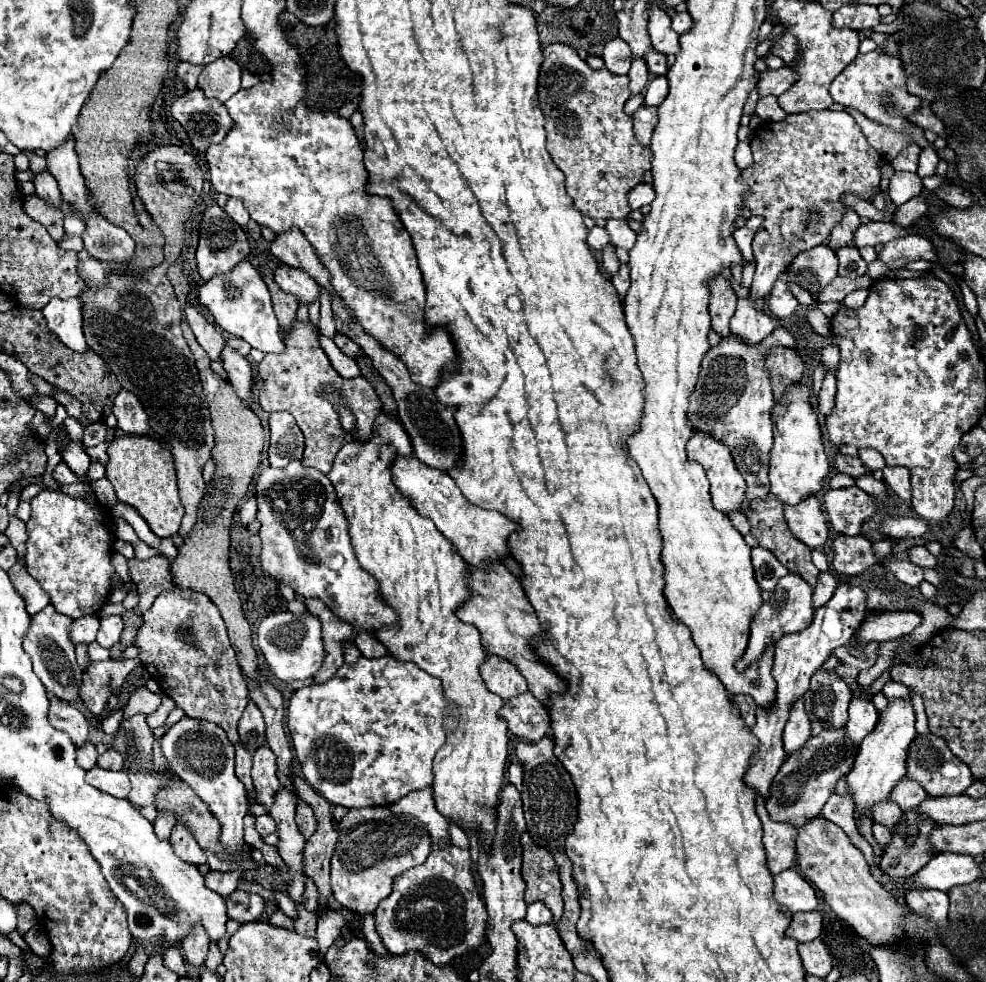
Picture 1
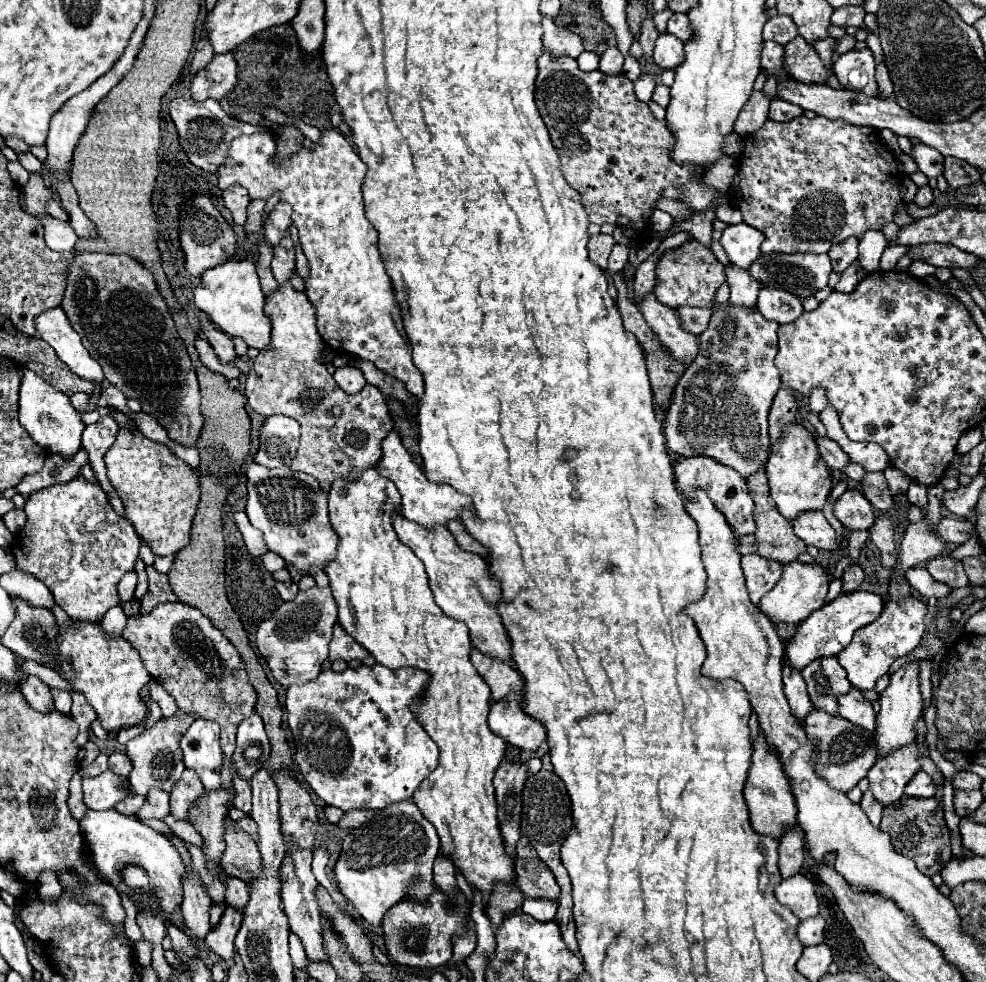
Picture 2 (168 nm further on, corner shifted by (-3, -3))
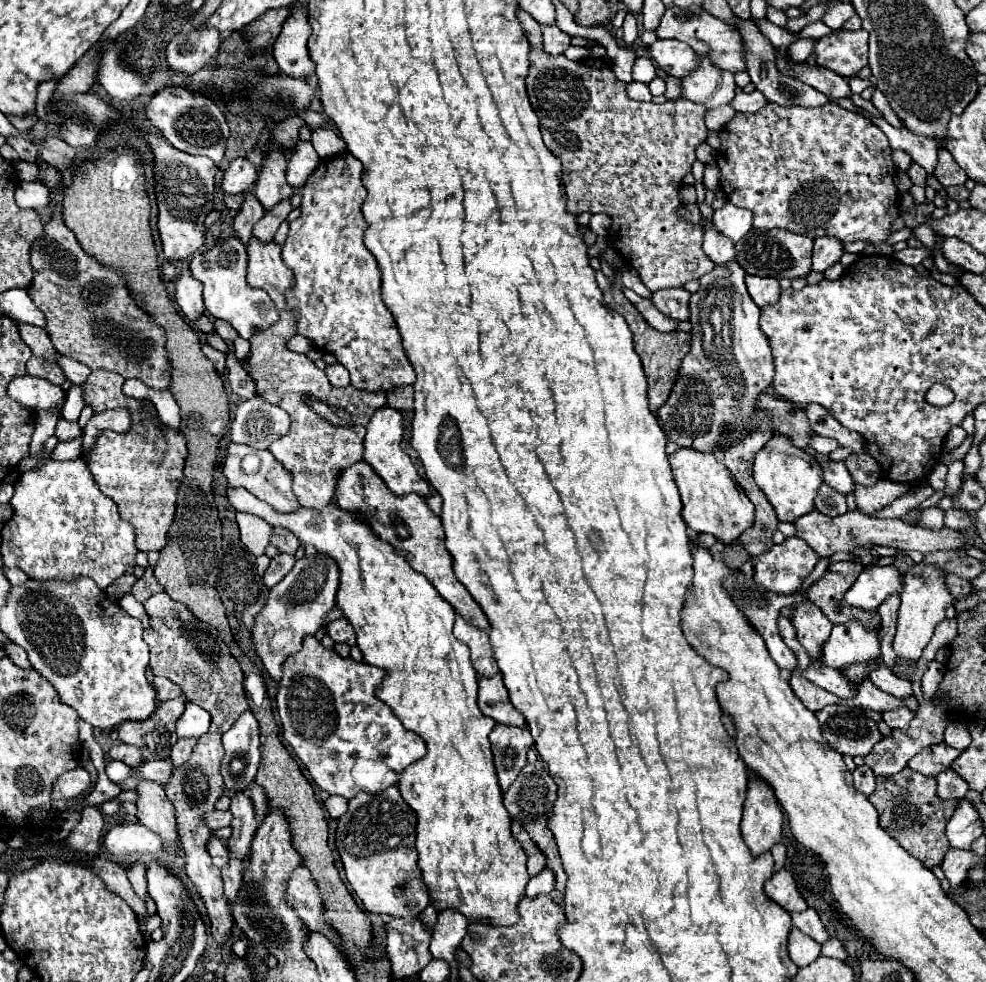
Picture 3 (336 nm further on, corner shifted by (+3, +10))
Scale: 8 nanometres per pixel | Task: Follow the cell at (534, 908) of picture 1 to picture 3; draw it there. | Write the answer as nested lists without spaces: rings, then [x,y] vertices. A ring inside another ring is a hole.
[[[545,867],[545,871],[541,871],[529,879],[525,895],[535,897],[539,893],[551,893],[553,889],[555,889],[555,873],[549,867]]]

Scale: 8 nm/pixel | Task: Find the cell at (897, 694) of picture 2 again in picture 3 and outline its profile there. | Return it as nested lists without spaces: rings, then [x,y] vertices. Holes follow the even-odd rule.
[[[915,563],[907,573],[905,573],[905,587],[901,593],[901,605],[897,613],[897,633],[895,633],[895,643],[893,649],[899,655],[899,665],[893,669],[893,673],[899,673],[901,669],[909,667],[911,661],[917,661],[925,649],[925,645],[931,641],[935,627],[945,619],[947,607],[955,603],[953,595],[949,593],[945,585],[945,575],[941,567],[933,567],[927,563]]]

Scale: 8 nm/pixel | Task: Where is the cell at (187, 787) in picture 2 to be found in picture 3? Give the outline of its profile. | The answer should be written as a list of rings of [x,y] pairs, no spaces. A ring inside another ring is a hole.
[[[179,739],[175,745],[173,745],[173,751],[171,751],[171,759],[173,759],[173,765],[179,767],[181,763],[185,763],[189,759],[189,753],[191,749],[195,747],[197,739]]]

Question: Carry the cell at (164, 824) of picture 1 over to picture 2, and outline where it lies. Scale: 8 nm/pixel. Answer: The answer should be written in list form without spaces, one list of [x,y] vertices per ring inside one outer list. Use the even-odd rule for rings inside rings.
[[[151,792],[151,796],[145,798],[143,808],[137,812],[139,818],[159,818],[163,820],[169,816],[169,794],[167,792]]]

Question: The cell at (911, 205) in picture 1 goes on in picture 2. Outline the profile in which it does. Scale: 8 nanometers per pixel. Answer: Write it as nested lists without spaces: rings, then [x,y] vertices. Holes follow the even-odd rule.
[[[929,186],[919,188],[919,192],[917,192],[917,196],[915,196],[913,202],[915,202],[917,206],[921,206],[921,208],[931,206],[931,204],[933,204],[933,192],[931,192],[931,188],[929,188]]]

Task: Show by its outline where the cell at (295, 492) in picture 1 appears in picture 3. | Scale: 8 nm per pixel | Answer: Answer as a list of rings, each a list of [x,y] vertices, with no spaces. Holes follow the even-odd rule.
[[[229,443],[227,445],[227,455],[225,455],[225,465],[223,473],[229,479],[231,487],[245,487],[249,493],[253,493],[257,499],[269,503],[281,513],[291,513],[299,509],[301,505],[297,503],[293,491],[291,491],[291,475],[273,459],[271,451],[257,451],[249,445],[237,445]]]

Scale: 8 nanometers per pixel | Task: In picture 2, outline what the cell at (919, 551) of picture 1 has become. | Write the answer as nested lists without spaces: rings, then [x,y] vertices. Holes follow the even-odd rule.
[[[937,556],[925,564],[927,572],[937,580],[951,588],[967,586],[967,576],[963,570],[963,564],[959,560],[953,560],[949,556]]]

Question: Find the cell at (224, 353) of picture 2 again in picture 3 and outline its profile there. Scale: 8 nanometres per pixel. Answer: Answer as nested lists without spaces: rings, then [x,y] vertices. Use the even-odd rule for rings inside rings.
[[[183,269],[175,281],[175,301],[189,321],[195,321],[205,311],[201,299],[201,283],[193,279],[189,269]]]

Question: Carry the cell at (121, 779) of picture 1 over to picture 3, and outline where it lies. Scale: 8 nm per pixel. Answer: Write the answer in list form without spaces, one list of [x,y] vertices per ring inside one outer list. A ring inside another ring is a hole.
[[[77,767],[55,779],[51,799],[71,799],[81,793],[87,793],[89,787],[91,787],[91,775],[83,767]]]

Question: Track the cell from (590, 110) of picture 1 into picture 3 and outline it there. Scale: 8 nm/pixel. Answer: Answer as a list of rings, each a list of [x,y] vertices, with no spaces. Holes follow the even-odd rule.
[[[531,49],[527,75],[529,103],[539,117],[547,149],[563,163],[561,183],[567,195],[567,211],[577,215],[577,207],[585,207],[589,213],[607,213],[613,221],[609,231],[611,245],[625,263],[637,269],[649,291],[683,287],[687,281],[699,279],[715,267],[701,249],[701,227],[677,215],[677,207],[681,207],[681,179],[691,171],[695,147],[707,139],[707,127],[703,123],[705,107],[687,99],[665,101],[661,105],[633,101],[625,93],[627,83],[621,83],[609,65],[607,59],[587,57],[569,61],[565,55],[555,57]]]

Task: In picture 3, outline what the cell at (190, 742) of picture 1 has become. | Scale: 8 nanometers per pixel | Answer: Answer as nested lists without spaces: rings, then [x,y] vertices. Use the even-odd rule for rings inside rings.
[[[189,701],[189,703],[185,703],[185,711],[183,711],[181,719],[177,721],[177,735],[199,739],[209,729],[209,723],[211,723],[211,715],[205,709],[201,709],[199,705]]]

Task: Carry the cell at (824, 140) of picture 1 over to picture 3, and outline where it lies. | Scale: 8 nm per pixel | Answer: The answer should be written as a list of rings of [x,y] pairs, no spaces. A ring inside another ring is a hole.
[[[767,103],[753,115],[735,115],[719,131],[721,147],[715,161],[721,171],[721,189],[727,199],[753,213],[753,227],[789,229],[811,239],[829,235],[841,243],[865,241],[879,255],[893,255],[889,235],[899,215],[897,187],[893,183],[895,167],[885,133],[855,111],[839,105],[821,107],[781,107]]]

